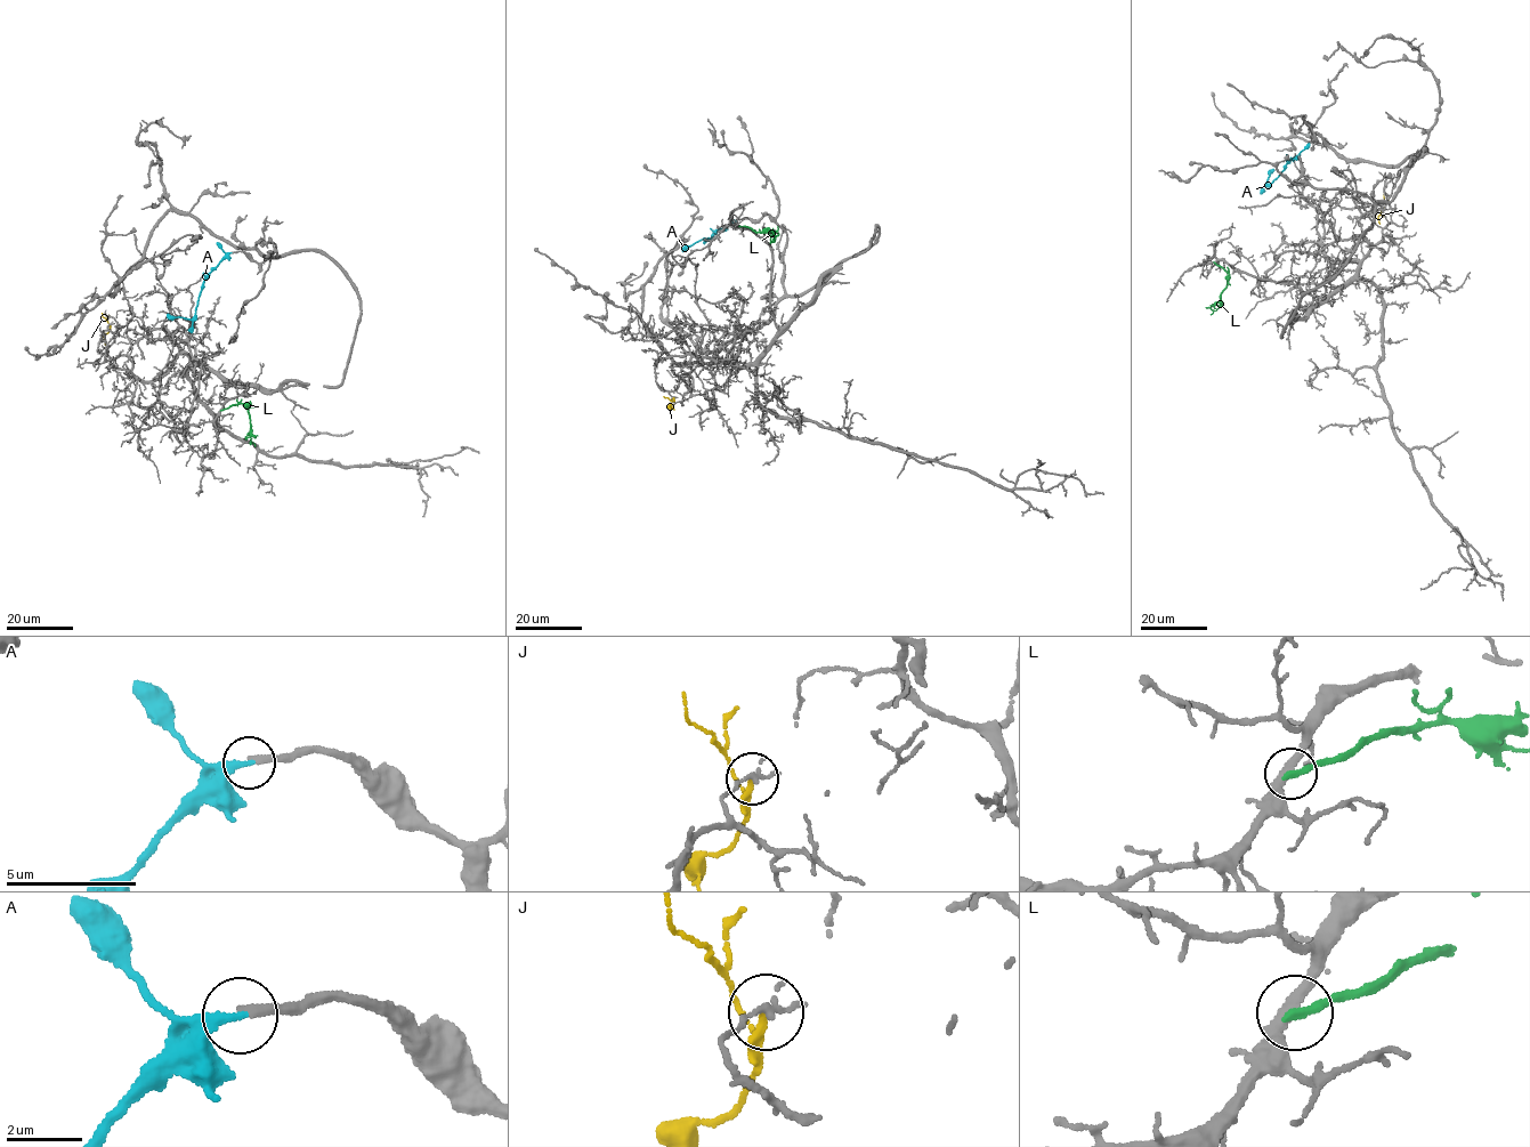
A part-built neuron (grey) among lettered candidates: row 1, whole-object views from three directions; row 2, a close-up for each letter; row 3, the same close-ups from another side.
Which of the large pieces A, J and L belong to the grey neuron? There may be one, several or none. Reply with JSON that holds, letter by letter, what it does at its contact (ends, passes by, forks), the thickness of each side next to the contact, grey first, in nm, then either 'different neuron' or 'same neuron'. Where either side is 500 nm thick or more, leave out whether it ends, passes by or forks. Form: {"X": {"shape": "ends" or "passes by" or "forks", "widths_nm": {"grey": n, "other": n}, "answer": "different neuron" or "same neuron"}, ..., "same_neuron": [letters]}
{"A": {"shape": "ends", "widths_nm": {"grey": 200, "other": 220}, "answer": "same neuron"}, "J": {"shape": "ends", "widths_nm": {"grey": 200, "other": 200}, "answer": "different neuron"}, "L": {"shape": "ends", "widths_nm": {"grey": 280, "other": 260}, "answer": "different neuron"}, "same_neuron": ["A"]}

